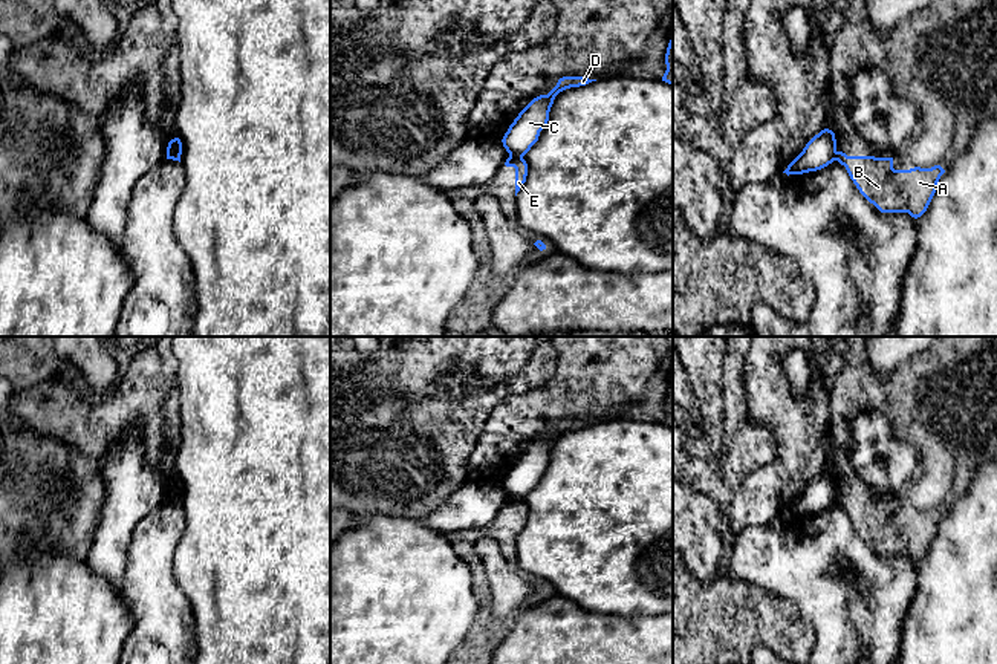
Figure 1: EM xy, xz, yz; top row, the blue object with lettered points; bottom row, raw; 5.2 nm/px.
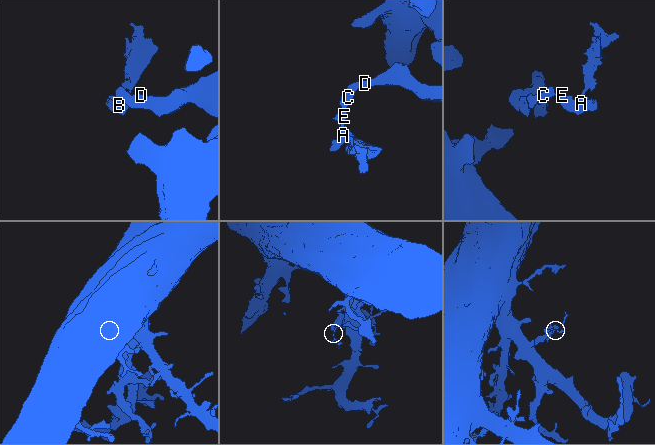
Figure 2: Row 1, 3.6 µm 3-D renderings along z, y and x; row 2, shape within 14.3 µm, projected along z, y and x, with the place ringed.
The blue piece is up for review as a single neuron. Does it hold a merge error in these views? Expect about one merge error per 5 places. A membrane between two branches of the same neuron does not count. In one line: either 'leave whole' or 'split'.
split

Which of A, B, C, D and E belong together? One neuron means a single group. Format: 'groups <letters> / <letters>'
groups A B E / C D

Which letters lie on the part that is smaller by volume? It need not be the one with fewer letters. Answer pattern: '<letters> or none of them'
A, B, E

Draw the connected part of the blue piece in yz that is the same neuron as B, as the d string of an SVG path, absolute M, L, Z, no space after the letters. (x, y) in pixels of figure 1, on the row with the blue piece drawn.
M836 151L836 161L881 213L908 213L914 219L927 211L945 173L940 165L895 170L893 158L847 156L843 151Z

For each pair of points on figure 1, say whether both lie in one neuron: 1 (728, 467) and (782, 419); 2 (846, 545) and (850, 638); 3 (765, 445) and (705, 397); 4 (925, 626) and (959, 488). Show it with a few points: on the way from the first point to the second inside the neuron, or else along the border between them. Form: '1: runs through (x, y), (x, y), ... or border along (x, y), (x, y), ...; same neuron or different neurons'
1: border along (746, 403), (777, 441), (766, 465); different neurons
2: runs through (864, 568), (866, 597), (850, 615); same neuron
3: border along (724, 375), (722, 435); different neurons
4: border along (979, 468), (971, 484), (948, 502); different neurons

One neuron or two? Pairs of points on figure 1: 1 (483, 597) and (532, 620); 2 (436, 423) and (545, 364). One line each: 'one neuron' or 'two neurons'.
1: two neurons
2: one neuron

